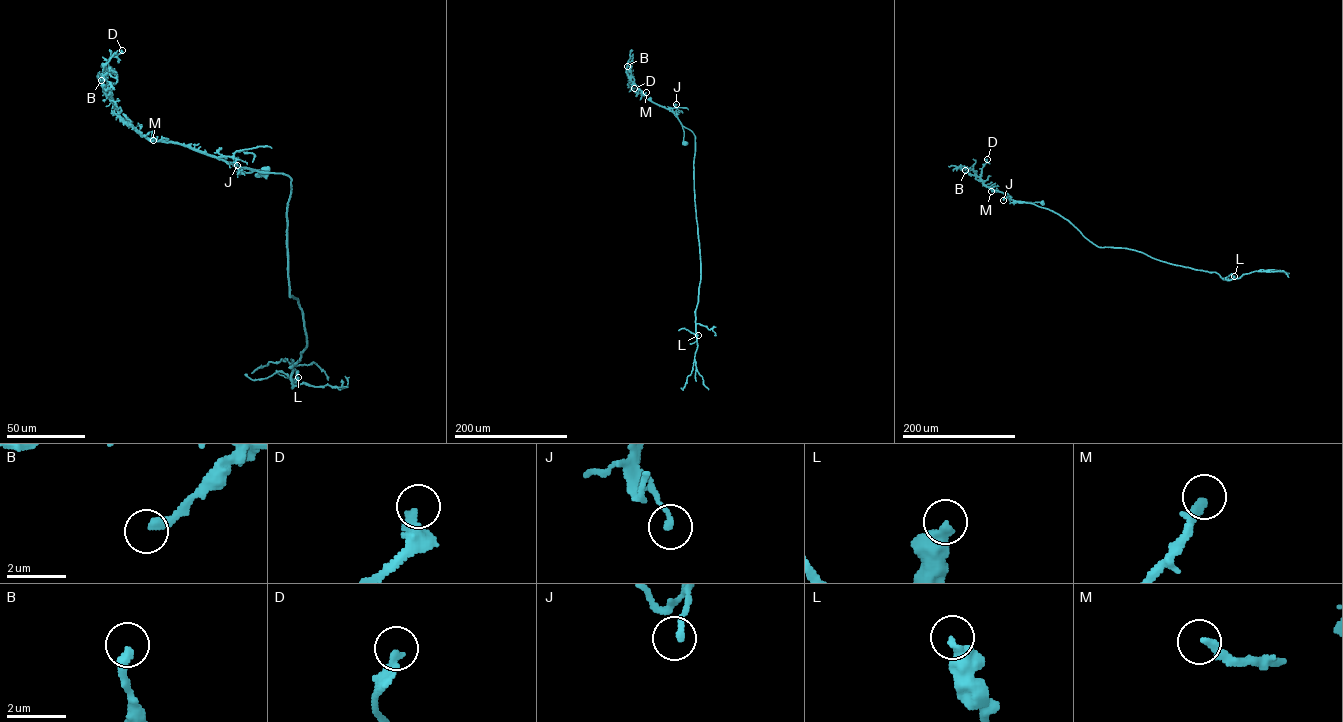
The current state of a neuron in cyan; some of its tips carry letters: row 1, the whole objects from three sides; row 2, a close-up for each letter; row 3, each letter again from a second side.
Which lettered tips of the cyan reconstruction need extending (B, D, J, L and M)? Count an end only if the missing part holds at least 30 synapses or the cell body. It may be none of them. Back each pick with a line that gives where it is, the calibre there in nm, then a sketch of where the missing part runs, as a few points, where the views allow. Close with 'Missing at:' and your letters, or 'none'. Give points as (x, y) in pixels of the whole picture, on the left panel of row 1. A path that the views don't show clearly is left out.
M: Place: (153, 140). Thickness 300 nm. Course of what is missing: (153, 140), (169, 131)
Missing at: M

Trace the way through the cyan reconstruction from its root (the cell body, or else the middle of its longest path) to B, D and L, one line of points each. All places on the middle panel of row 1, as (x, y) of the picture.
B: (685, 143), (677, 117), (643, 94), (627, 75), (627, 66)
D: (685, 143), (677, 117), (650, 100), (632, 81), (629, 83), (634, 88)
L: (685, 143), (682, 126), (695, 137), (694, 190), (701, 270), (695, 311), (698, 335)

